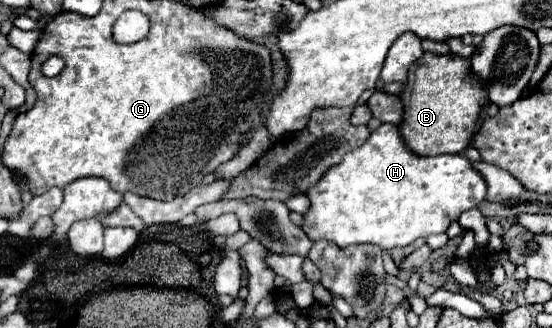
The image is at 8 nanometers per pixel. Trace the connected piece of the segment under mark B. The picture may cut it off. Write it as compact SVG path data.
M424 52L410 66L408 82L400 98L404 102L404 120L400 128L410 150L420 156L460 154L476 132L482 106L488 104L488 88L472 72L468 58L452 52Z

